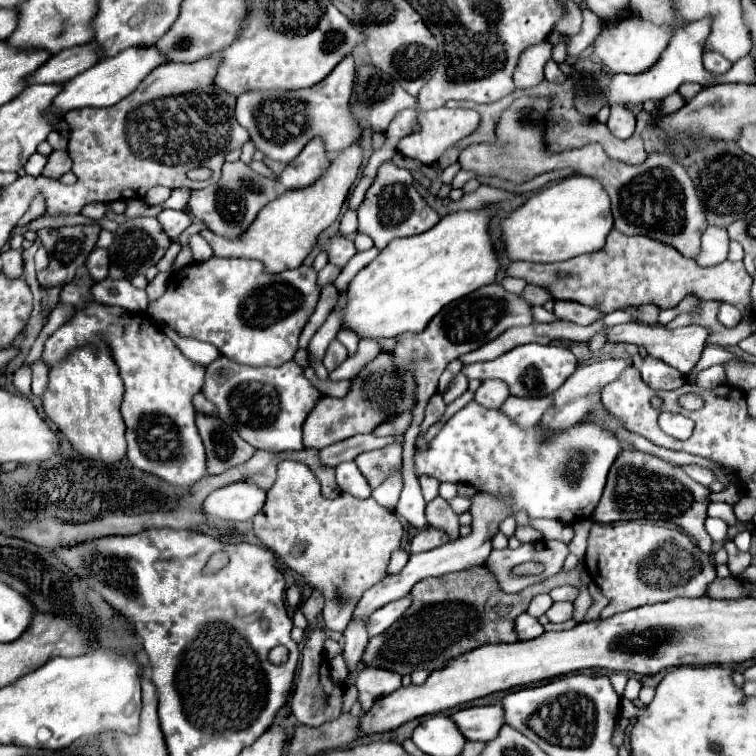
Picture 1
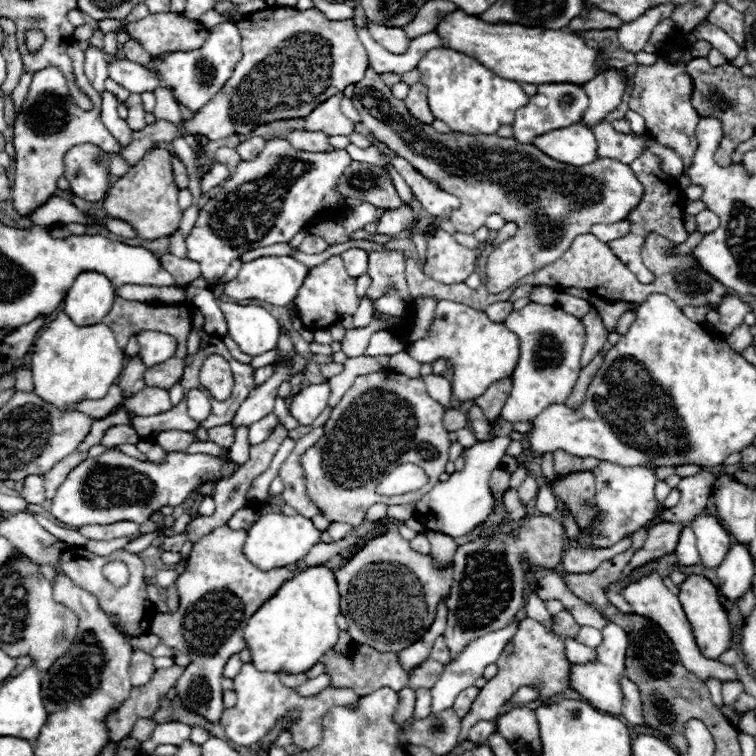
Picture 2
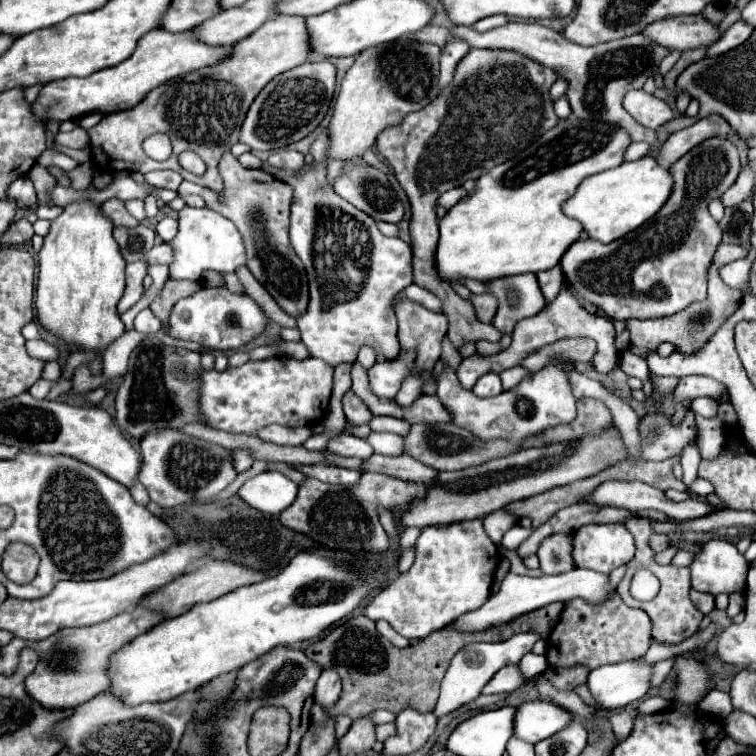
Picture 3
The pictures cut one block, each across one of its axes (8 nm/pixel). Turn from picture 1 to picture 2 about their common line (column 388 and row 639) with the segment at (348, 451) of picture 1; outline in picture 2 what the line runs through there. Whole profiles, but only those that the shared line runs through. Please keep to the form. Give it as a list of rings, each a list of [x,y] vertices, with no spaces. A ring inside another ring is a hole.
[[[442,636],[434,642],[434,648],[432,648],[430,658],[436,660],[436,662],[442,662],[442,664],[448,664],[450,662],[450,650],[448,650],[448,646],[446,646],[446,642],[444,642]]]

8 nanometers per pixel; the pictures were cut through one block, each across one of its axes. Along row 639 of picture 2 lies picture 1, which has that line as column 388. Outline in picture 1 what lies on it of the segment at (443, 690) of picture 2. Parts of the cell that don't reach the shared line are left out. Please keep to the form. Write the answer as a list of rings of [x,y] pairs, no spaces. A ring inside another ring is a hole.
[[[398,472],[398,476],[392,474],[390,478],[384,480],[384,484],[380,484],[376,490],[372,490],[372,498],[382,508],[394,510],[398,504],[398,498],[400,498],[400,490],[402,490],[402,474]]]

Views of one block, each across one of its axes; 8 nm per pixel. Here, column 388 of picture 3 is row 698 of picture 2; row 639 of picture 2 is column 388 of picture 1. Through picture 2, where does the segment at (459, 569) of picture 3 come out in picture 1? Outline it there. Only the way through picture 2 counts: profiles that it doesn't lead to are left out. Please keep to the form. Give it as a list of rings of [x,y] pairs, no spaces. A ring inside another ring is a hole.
[[[404,596],[404,598],[396,600],[396,602],[388,602],[386,606],[378,608],[376,612],[372,612],[372,618],[368,618],[368,624],[366,624],[368,634],[370,636],[382,634],[388,626],[392,626],[404,614],[404,610],[408,606],[410,606],[410,596]]]

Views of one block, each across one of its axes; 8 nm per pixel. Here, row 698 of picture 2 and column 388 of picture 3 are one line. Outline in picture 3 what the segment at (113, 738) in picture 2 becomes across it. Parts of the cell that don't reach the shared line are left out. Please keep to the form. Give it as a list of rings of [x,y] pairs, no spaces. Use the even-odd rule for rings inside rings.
[[[472,48],[458,62],[452,82],[432,104],[406,114],[398,126],[390,126],[378,134],[376,148],[394,168],[412,208],[414,282],[444,302],[444,314],[450,322],[448,336],[456,348],[476,340],[498,342],[502,334],[492,324],[480,324],[472,304],[460,298],[450,282],[440,278],[436,270],[436,246],[440,236],[434,210],[436,200],[464,180],[476,180],[494,168],[494,164],[510,160],[514,152],[524,150],[532,140],[548,132],[548,128],[556,126],[558,118],[550,100],[550,86],[556,78],[550,68],[518,52]]]

